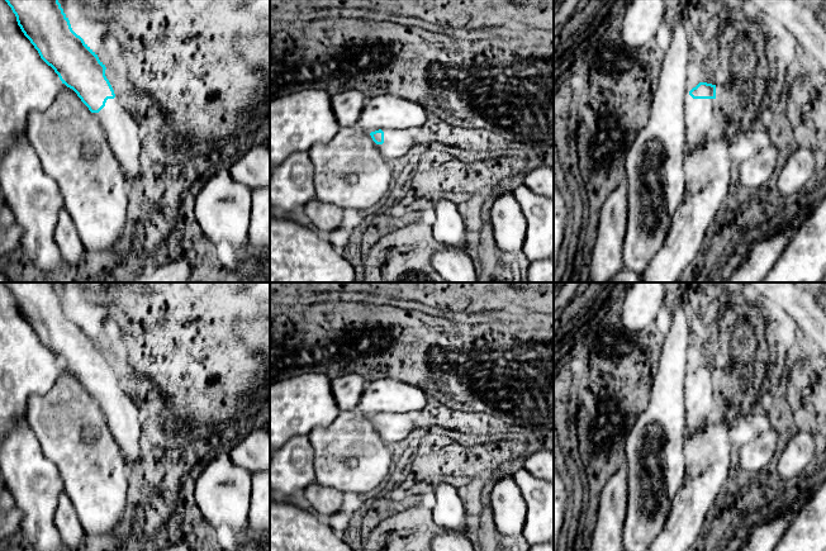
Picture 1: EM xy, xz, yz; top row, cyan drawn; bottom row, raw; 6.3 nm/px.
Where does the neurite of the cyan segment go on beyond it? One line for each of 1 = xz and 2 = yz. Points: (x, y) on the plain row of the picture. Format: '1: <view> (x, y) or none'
1: xz (399, 428)
2: yz (701, 399)

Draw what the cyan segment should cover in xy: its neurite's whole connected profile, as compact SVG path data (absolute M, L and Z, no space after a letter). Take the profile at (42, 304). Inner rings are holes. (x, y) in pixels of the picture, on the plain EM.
M4 282L16 300L24 319L41 342L58 358L62 367L72 372L98 403L111 436L128 464L138 464L143 445L142 408L134 399L141 376L129 365L123 365L115 352L106 352L98 338L77 319L63 296L58 282Z

